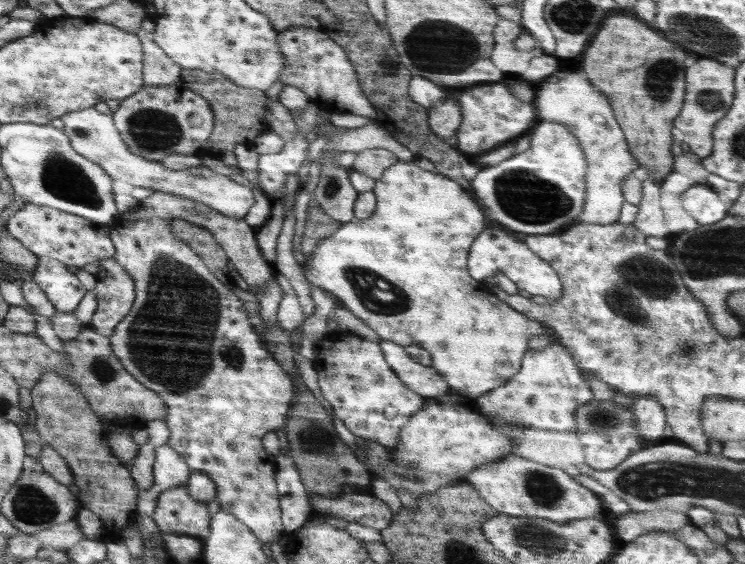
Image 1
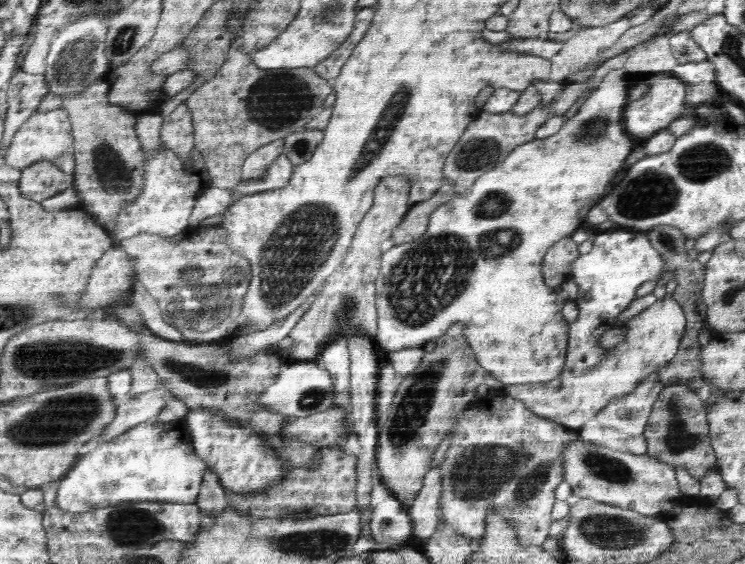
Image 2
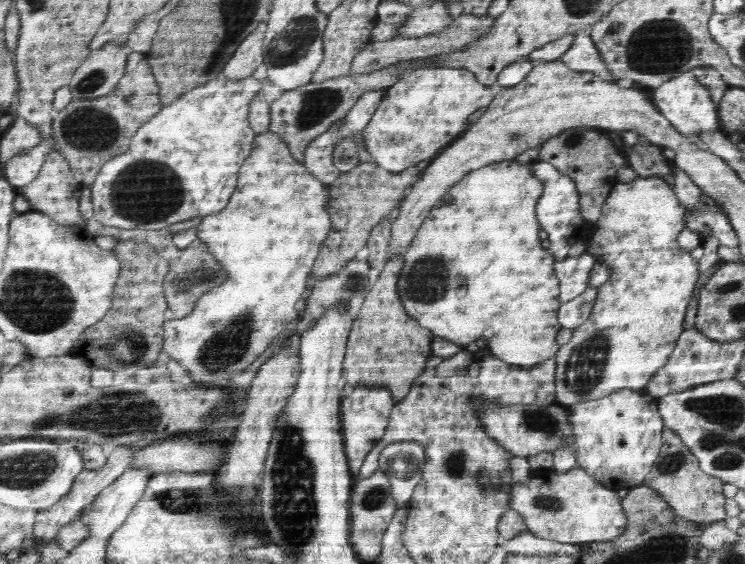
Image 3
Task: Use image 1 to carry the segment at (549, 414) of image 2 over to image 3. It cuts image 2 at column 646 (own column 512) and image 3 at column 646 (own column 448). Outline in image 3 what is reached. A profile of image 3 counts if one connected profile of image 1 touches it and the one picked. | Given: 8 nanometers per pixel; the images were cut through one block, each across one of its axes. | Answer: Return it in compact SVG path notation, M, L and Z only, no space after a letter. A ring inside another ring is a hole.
M659 176L636 177L634 182L614 185L609 192L586 252L592 254L594 261L602 258L600 261L608 265L612 276L597 289L590 318L573 330L570 342L555 354L555 401L559 406L570 408L574 404L596 401L622 388L643 392L652 376L668 362L678 336L685 330L684 320L700 276L698 260L688 256L690 252L680 258L674 256L678 254L676 238L680 228L685 228L685 210L681 206L673 185Z

